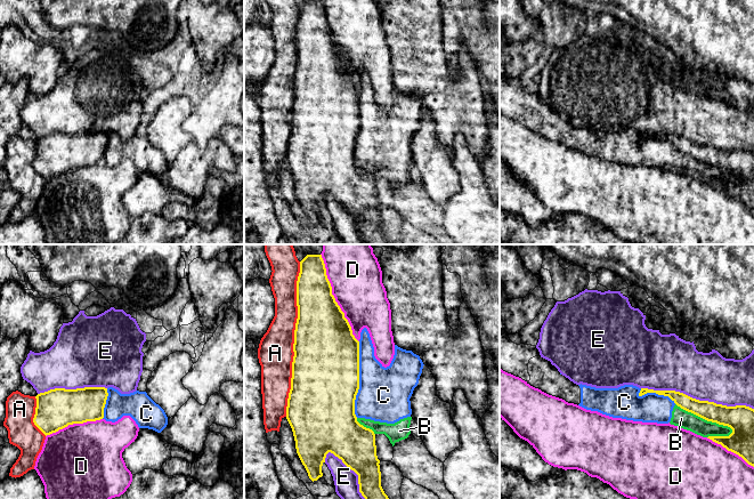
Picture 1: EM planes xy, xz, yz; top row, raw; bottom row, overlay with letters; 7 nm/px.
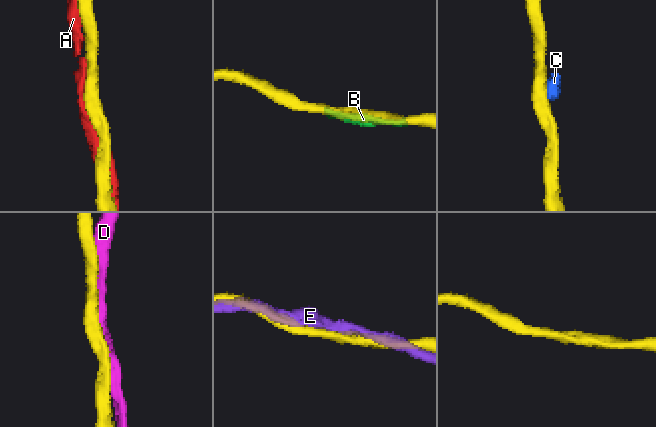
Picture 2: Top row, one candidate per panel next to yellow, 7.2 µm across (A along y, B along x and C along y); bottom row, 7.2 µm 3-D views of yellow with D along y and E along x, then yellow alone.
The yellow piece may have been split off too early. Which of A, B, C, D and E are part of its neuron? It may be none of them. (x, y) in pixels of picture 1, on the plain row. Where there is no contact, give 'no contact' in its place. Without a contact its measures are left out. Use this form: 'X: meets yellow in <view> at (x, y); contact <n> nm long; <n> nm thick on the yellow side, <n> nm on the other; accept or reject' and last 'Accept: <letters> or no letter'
A: meets yellow in xz at (294, 83); contact 1100 nm long; 460 nm thick on the yellow side, 260 nm on the other; reject
B: meets yellow in yz at (705, 163); contact 460 nm long; 190 nm thick on the yellow side, 130 nm on the other; reject
C: meets yellow in xz at (358, 123); contact 550 nm long; 480 nm thick on the yellow side, 360 nm on the other; reject
D: meets yellow in xz at (334, 43); contact 650 nm long; 380 nm thick on the yellow side, 360 nm on the other; reject
E: meets yellow in yz at (697, 144); contact 800 nm long; 140 nm thick on the yellow side, 340 nm on the other; reject
Accept: no letter

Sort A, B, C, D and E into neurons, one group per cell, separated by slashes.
A / B C / D / E

